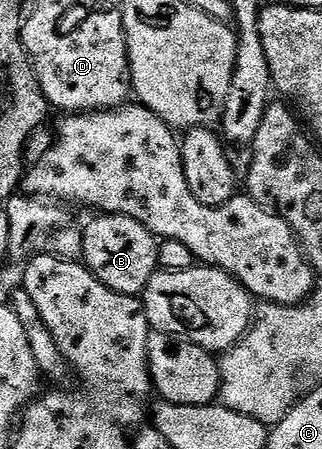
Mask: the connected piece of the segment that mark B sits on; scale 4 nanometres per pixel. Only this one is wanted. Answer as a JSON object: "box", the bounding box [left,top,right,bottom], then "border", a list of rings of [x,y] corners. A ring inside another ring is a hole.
{"box":[83,213,158,297],"border":[[[122,213],[97,215],[83,229],[83,264],[97,276],[99,283],[111,287],[111,291],[128,297],[144,294],[147,283],[158,272],[158,238],[143,223]]]}

